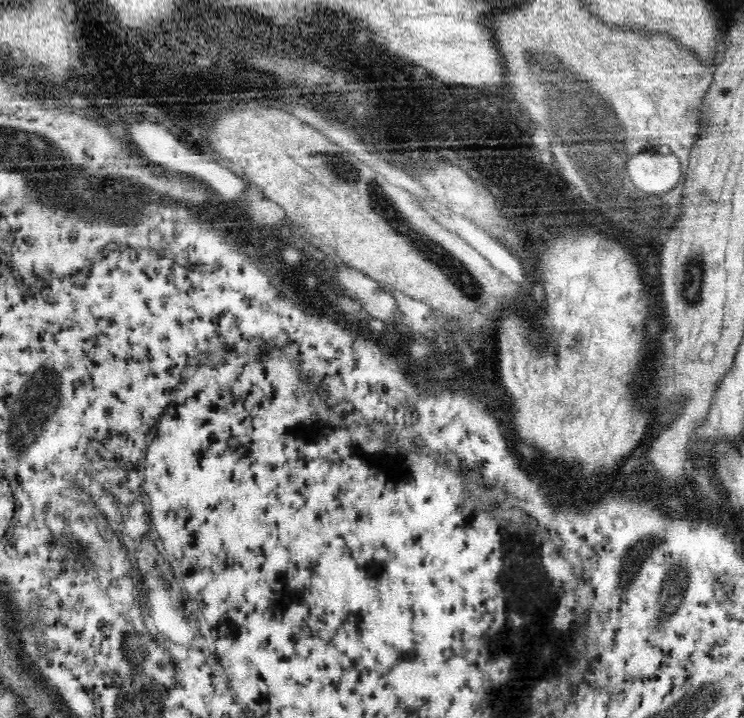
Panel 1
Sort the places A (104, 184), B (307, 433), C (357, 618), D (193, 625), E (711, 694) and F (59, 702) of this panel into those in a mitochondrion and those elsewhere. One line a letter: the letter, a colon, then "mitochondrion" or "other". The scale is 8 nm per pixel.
A: other
B: other
C: other
D: other
E: mitochondrion
F: other

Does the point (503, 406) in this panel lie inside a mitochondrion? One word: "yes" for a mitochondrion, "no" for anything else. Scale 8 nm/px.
no

